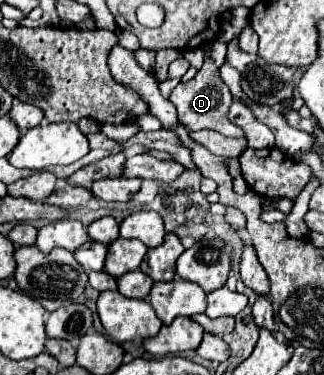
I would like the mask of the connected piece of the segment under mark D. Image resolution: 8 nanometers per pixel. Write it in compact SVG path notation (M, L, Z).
M208 58L204 62L204 66L198 70L198 74L188 80L188 82L180 82L172 96L170 96L170 102L176 106L178 110L178 120L180 124L184 124L190 132L192 130L202 130L202 128L210 128L210 130L216 130L224 136L232 136L232 138L245 138L245 133L242 132L242 128L230 124L226 112L230 110L230 102L232 102L232 94L228 90L228 86L224 84L224 80L220 78L220 72L218 68L214 66L214 62Z

